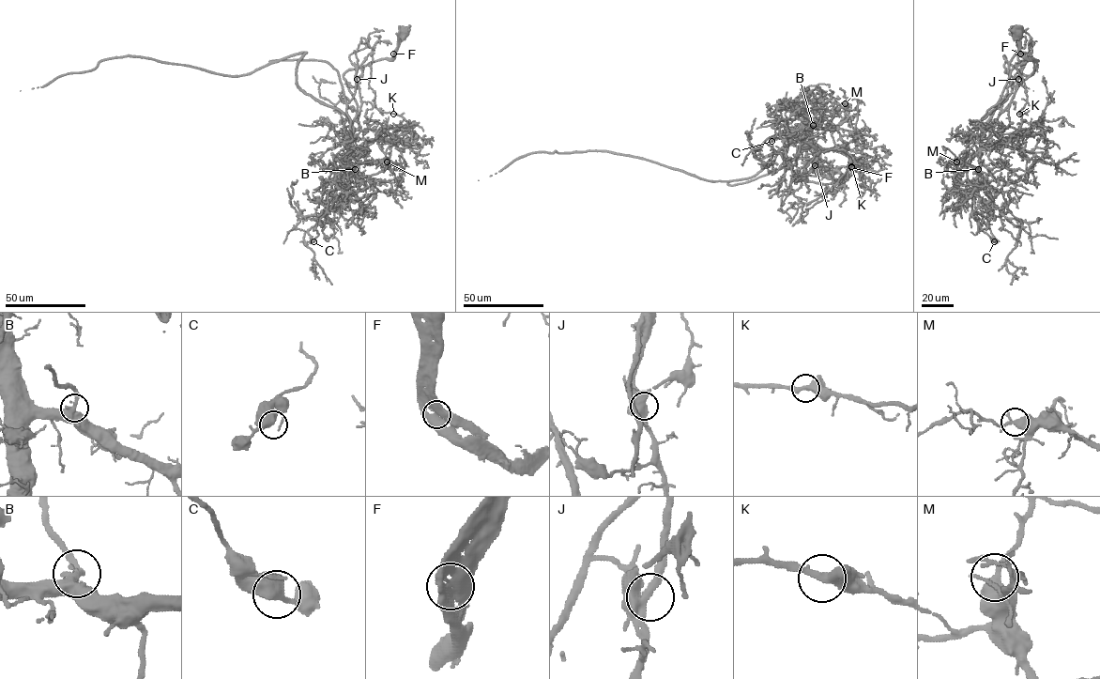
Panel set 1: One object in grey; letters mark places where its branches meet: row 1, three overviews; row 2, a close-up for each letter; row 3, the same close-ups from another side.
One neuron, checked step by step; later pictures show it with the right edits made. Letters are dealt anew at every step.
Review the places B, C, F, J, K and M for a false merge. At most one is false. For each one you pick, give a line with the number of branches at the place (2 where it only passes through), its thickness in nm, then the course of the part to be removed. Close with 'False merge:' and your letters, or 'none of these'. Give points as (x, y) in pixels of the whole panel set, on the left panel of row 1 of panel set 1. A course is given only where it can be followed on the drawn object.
False merge: none of these

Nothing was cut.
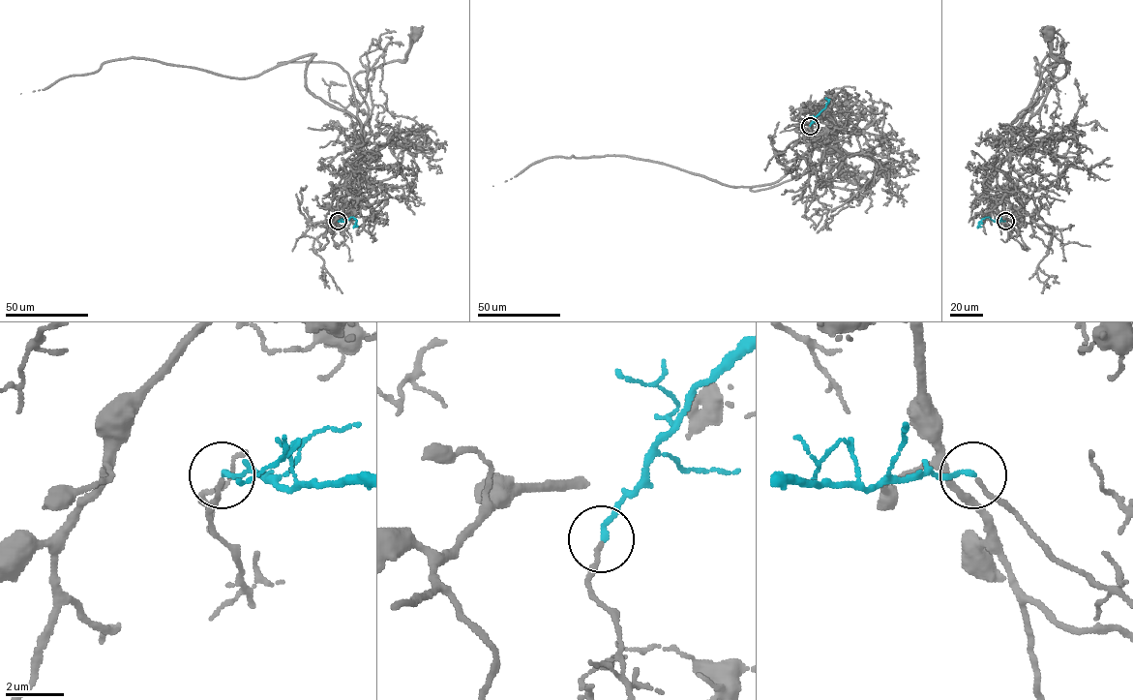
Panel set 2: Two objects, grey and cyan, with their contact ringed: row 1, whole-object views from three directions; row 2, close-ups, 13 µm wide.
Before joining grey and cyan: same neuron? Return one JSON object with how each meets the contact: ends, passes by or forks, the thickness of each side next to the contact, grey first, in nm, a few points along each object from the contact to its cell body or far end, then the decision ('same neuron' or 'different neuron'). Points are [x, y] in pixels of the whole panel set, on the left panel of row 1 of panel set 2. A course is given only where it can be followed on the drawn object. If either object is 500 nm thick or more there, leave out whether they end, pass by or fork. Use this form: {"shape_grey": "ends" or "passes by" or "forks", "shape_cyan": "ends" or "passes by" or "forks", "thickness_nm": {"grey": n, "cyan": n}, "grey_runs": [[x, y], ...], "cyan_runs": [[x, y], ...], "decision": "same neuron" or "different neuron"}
{"shape_grey": "ends", "shape_cyan": "ends", "thickness_nm": {"grey": 140, "cyan": 180}, "grey_runs": [[338, 221], [343, 230], [350, 223], [367, 117], [354, 76], [403, 61], [417, 34]], "cyan_runs": [[338, 221], [346, 221], [353, 217], [356, 220], [353, 228]], "decision": "same neuron"}

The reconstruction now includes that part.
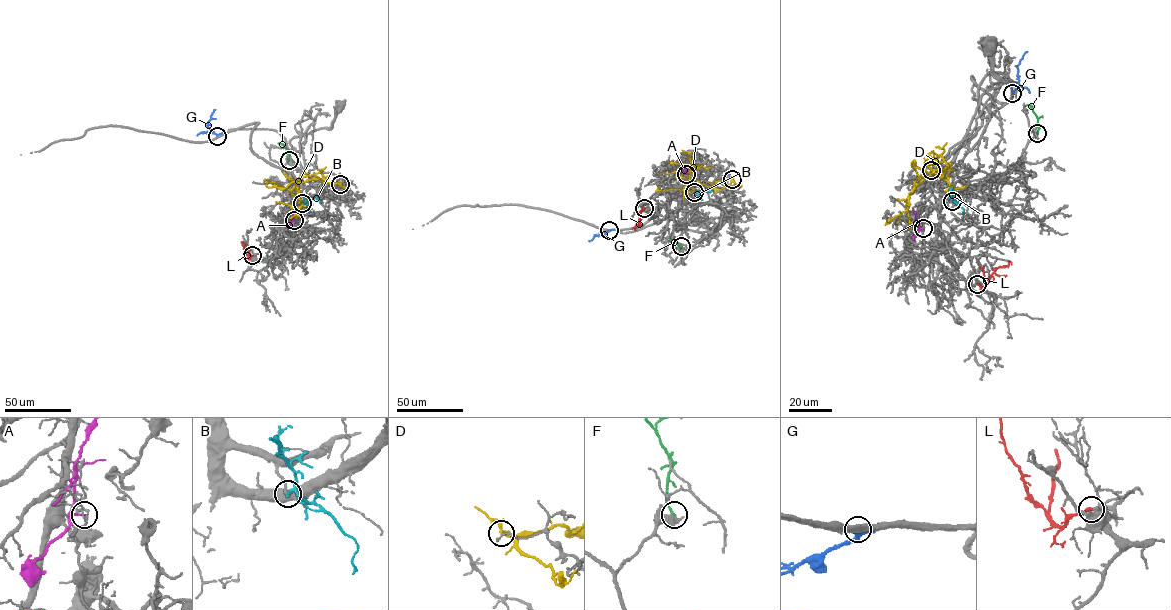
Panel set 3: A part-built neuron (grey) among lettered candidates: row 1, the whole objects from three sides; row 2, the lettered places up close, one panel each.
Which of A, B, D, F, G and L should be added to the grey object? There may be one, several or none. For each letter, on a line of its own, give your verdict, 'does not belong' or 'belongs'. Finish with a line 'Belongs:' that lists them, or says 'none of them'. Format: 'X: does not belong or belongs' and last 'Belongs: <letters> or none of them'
A: does not belong
B: belongs
D: does not belong
F: does not belong
G: does not belong
L: belongs
Belongs: B, L

